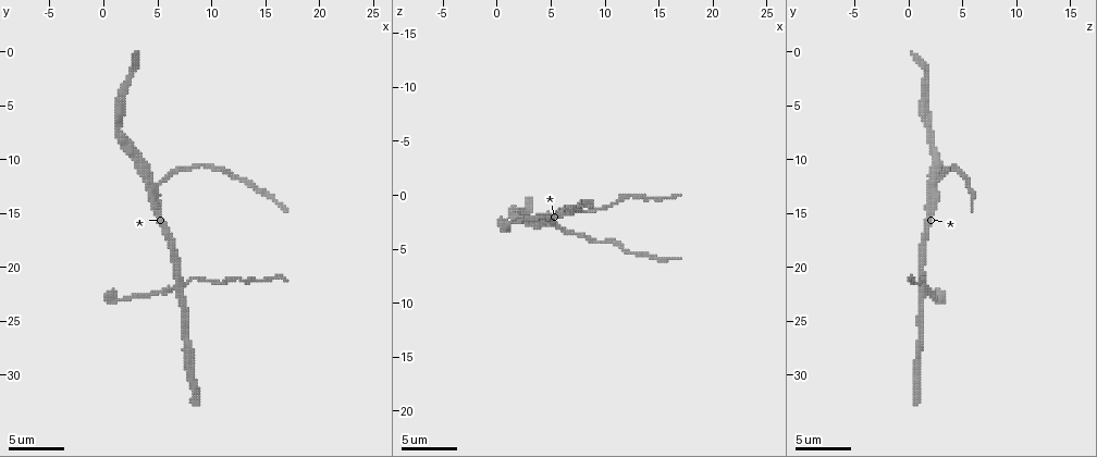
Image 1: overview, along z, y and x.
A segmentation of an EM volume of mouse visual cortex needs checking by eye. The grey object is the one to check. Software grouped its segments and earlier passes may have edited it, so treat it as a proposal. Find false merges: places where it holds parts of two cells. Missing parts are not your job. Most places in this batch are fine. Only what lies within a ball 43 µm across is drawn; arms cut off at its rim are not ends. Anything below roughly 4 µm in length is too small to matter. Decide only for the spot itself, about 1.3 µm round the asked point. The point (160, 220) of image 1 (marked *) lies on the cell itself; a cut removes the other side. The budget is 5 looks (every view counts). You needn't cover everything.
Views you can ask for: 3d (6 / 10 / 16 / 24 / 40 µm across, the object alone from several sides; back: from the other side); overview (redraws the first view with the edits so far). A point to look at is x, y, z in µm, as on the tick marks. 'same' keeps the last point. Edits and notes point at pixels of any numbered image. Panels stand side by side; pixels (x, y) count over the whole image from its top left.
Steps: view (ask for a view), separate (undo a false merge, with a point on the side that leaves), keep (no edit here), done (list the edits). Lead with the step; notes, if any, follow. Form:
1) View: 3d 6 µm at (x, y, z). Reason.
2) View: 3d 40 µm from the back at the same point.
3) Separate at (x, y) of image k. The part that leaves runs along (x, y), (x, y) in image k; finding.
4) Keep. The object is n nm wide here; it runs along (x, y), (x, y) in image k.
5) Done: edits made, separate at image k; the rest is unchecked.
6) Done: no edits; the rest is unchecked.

View: 3d 10 µm at (6.6, 22.0, 1.8). Thin arm on a thick one.

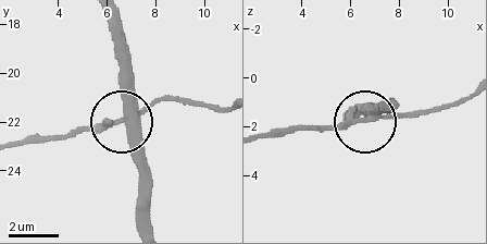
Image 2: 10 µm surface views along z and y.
View: 3d 6 µm at (6.7, 22.0, 1.7).

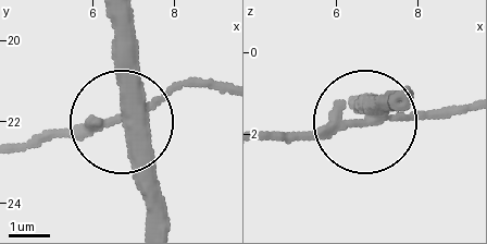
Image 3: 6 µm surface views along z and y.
Separate at (189, 83) of image 3. The object is 340 nm wide here; the part that leaves runs along (138, 112), (187, 84), (219, 84) in image 3; two cells meet here.

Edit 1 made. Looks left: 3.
View: 3d 10 µm at (10.2, 11.0, 4.4). Calibre changes.

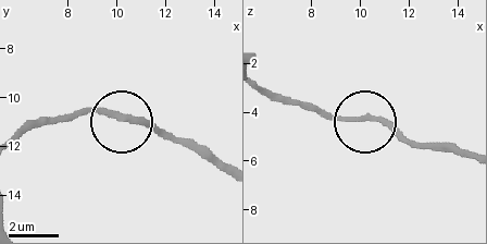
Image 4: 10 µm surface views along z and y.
Keep. It runs along (20, 141), (38, 126), (95, 111), (150, 124), (186, 145) in image 4; one cell here.

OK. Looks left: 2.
View: 3d 6 µm at (5.0, 12.4, 2.6).

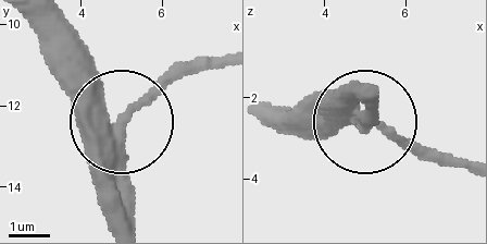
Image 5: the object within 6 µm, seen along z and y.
View: 3d 6 µm from the back at the same point.

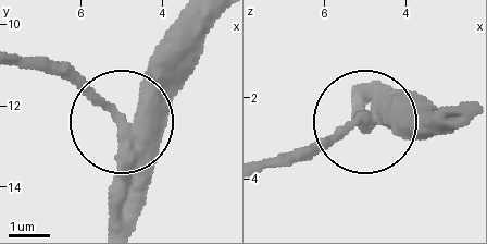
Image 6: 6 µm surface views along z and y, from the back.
Keep. The side arm is 15 µm long; continuous, no second cell.

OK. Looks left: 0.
Done: edits made, separate at image 3; the rest is unchecked.

